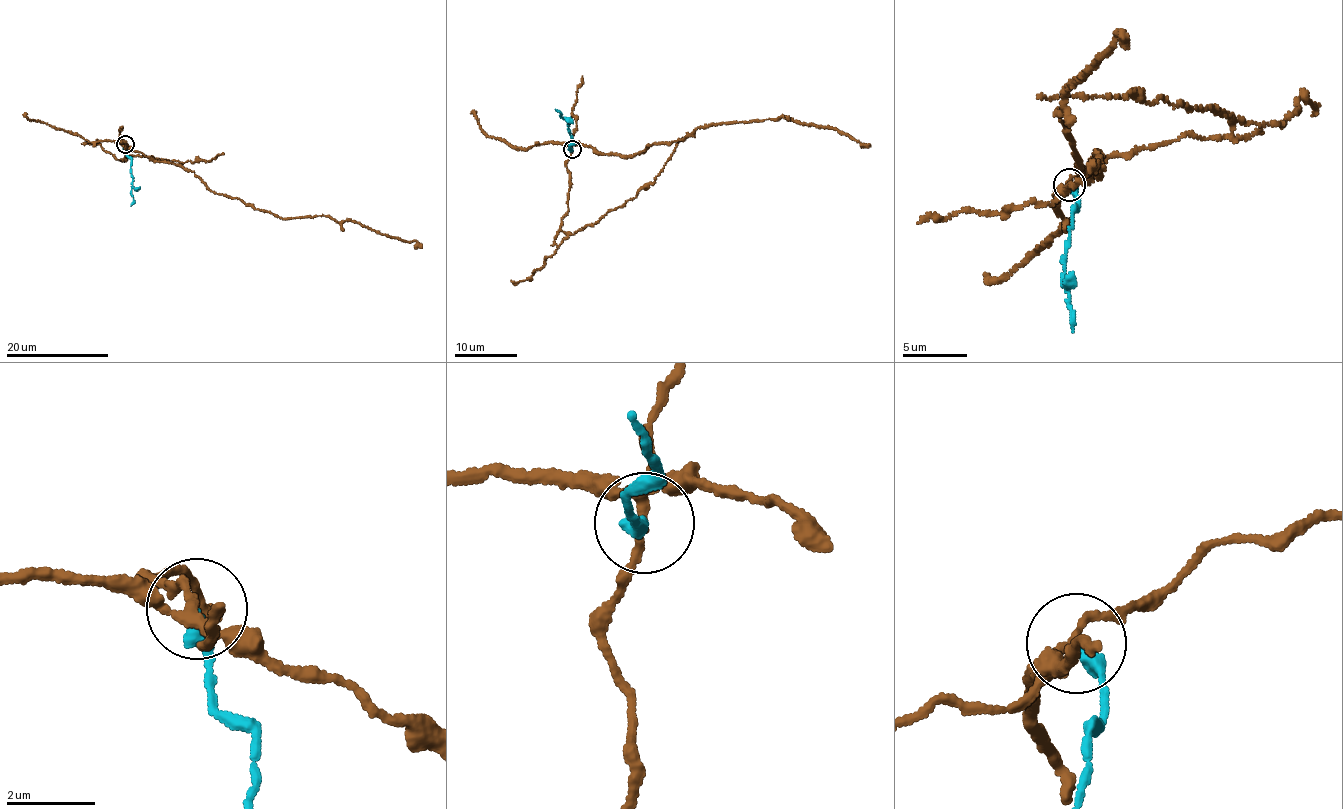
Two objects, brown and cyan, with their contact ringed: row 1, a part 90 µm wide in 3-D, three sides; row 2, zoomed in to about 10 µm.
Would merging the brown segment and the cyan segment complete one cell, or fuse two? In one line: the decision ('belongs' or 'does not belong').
does not belong

